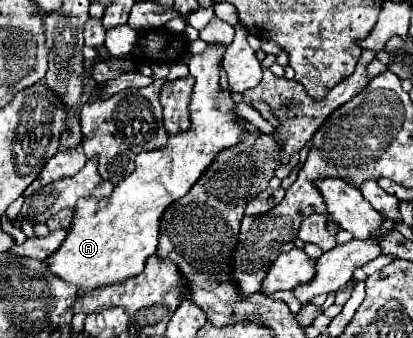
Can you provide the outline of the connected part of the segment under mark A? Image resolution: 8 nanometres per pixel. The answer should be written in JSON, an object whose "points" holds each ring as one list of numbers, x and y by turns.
{"points":[[207,43,207,49,203,53,193,55,187,63,191,75,195,77,195,89,193,89,191,107,189,107,191,109,191,129,177,137,171,137,163,149,139,153,135,159,135,171,127,179,123,179,107,199,101,199,101,201,79,199,77,201,63,245,51,257,45,259,45,265,51,269,53,275,57,275,59,279,63,279,67,283,77,285,79,289,83,289,83,293,89,293,97,287,127,281,143,271,147,257,151,257,157,251,159,219,161,219,163,211,191,189,191,185,203,175,203,171,209,167,209,163,221,149,239,143,243,137,239,117,233,113,235,103,231,99,231,93,219,89,219,65,221,65,225,49,227,49,227,45,223,45,223,43]]}

